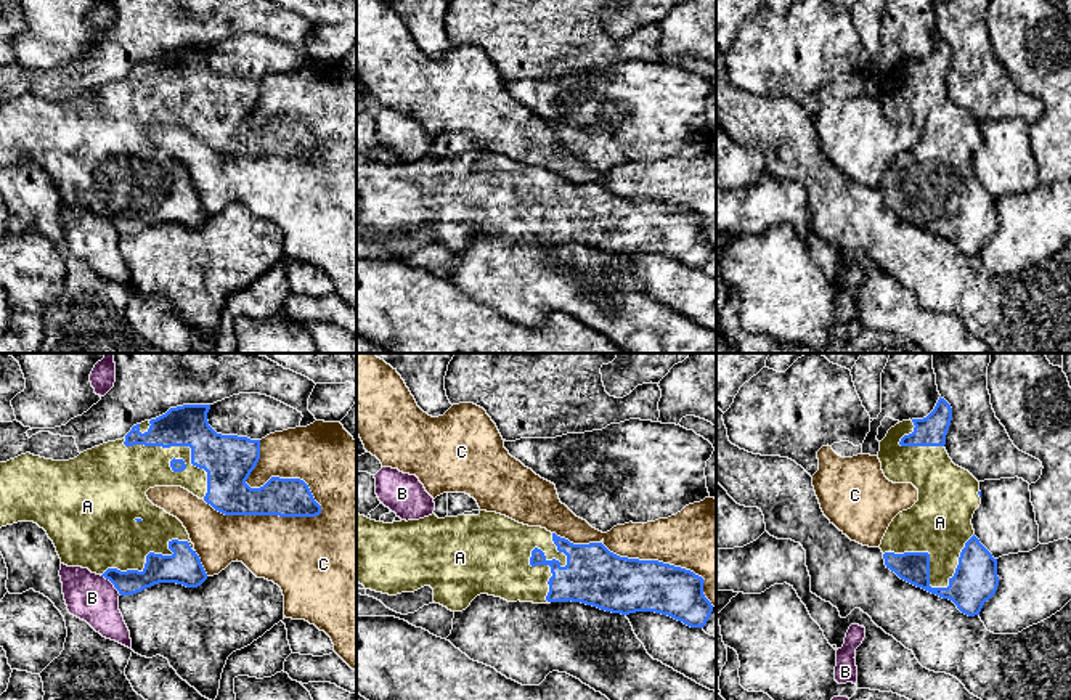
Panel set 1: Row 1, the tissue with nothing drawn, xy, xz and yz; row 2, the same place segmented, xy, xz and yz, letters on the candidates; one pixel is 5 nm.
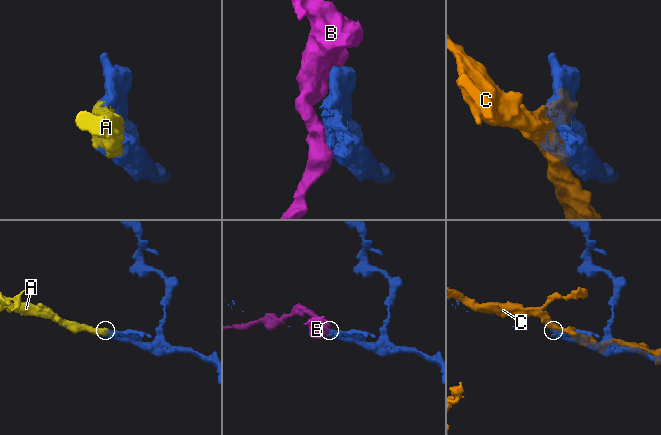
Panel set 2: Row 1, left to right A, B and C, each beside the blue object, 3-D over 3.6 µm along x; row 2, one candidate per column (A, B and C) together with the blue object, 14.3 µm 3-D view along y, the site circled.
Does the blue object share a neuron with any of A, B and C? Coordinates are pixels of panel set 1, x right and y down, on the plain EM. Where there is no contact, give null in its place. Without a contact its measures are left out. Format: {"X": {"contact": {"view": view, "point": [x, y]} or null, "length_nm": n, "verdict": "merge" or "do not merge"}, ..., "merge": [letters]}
{"A": {"contact": {"view": "yz", "point": [928, 222]}, "length_nm": 460, "verdict": "merge"}, "B": {"contact": {"view": "xy", "point": [111, 222]}, "length_nm": 150, "verdict": "do not merge"}, "C": {"contact": {"view": "xy", "point": [262, 154]}, "length_nm": 600, "verdict": "do not merge"}, "merge": ["A"]}

